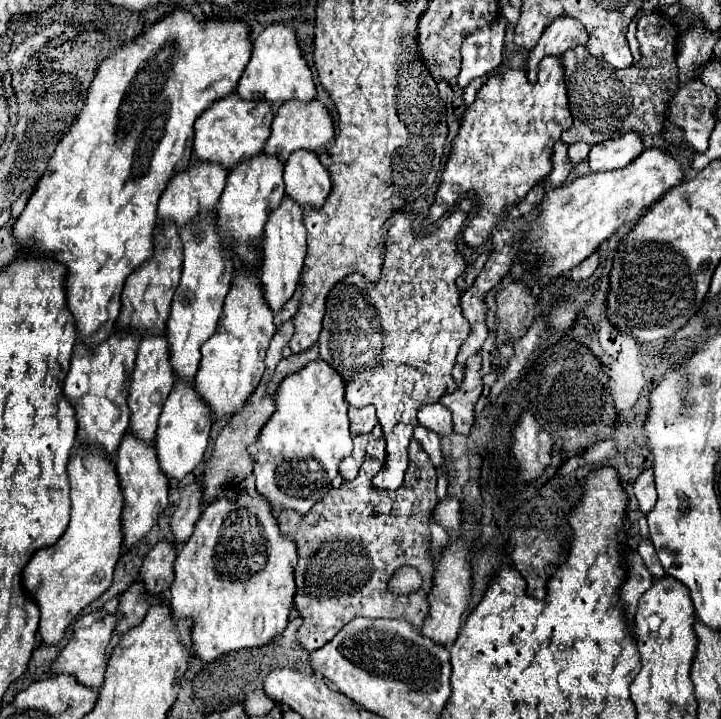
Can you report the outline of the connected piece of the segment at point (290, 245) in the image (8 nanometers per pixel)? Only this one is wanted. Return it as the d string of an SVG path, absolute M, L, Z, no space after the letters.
M284 198L280 208L272 212L272 220L268 220L268 228L264 234L264 264L260 268L262 270L260 284L264 300L272 310L272 314L278 314L284 308L284 304L292 298L300 280L304 258L306 258L306 228L302 222L302 208Z

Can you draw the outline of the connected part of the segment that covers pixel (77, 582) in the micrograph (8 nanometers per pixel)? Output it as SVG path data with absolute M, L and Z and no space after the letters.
M74 448L68 462L68 476L72 502L70 524L62 538L54 546L40 548L22 572L24 592L40 608L40 640L48 646L58 644L78 612L108 590L122 550L118 518L122 500L120 488L116 488L114 464L108 464L108 460L104 460L104 456L96 456L96 452Z

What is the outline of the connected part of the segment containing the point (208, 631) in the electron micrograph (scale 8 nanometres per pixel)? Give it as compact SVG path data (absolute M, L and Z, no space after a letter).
M244 494L236 500L214 500L208 504L196 522L196 530L188 544L180 550L174 572L176 580L170 588L172 618L190 620L192 652L202 662L214 662L218 656L232 650L250 650L270 644L288 624L288 614L294 598L294 566L296 544L290 536L282 536L278 524L260 494Z

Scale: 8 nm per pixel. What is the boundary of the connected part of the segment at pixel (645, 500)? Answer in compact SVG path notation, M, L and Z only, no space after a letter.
M644 468L642 474L636 478L634 494L638 498L640 510L646 514L652 508L652 504L656 502L656 486L654 486L654 470L652 468Z

